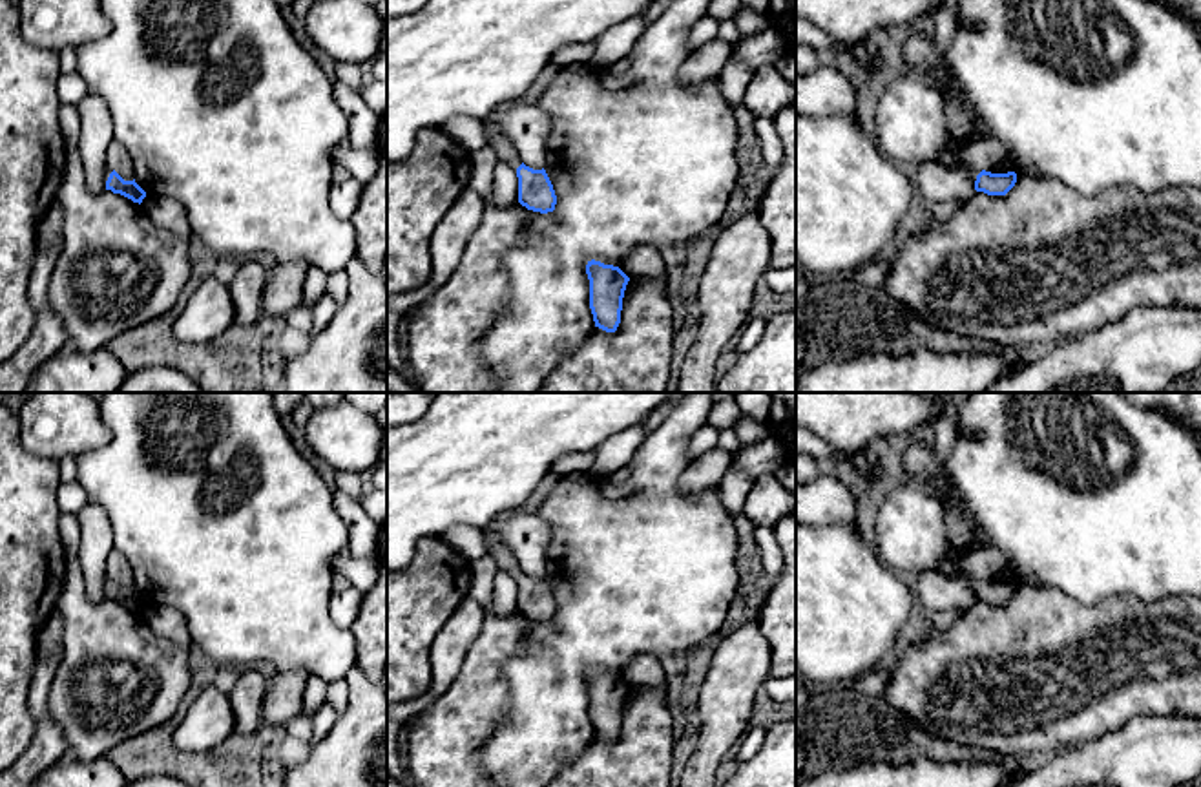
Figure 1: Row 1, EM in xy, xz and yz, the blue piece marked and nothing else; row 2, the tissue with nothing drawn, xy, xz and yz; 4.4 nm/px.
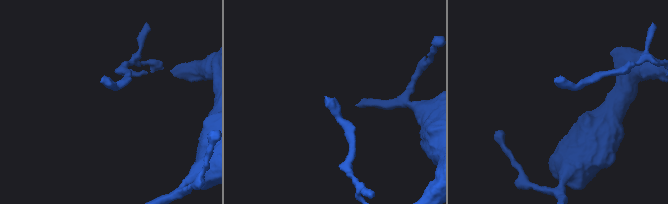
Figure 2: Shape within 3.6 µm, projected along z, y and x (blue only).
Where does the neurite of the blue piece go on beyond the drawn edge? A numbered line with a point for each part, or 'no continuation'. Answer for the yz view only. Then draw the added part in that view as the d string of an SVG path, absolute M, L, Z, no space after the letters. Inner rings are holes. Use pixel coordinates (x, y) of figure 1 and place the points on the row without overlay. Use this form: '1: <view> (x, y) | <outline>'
1: yz (951, 566) | M962 555L944 557L935 570L947 575L947 577L951 577L951 579L964 581L971 588L973 593L976 590L976 584L982 581L982 579L967 575L964 572Z

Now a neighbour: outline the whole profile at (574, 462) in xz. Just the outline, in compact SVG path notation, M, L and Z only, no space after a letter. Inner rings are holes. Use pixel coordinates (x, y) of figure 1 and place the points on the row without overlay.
M568 453L553 462L551 471L562 478L573 473L590 471L593 460L595 456L591 453Z

